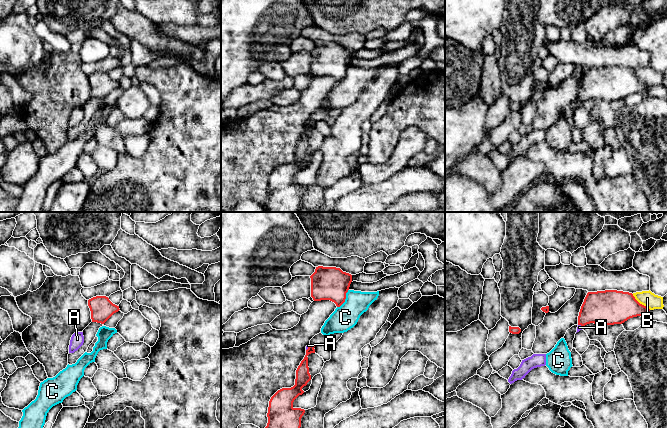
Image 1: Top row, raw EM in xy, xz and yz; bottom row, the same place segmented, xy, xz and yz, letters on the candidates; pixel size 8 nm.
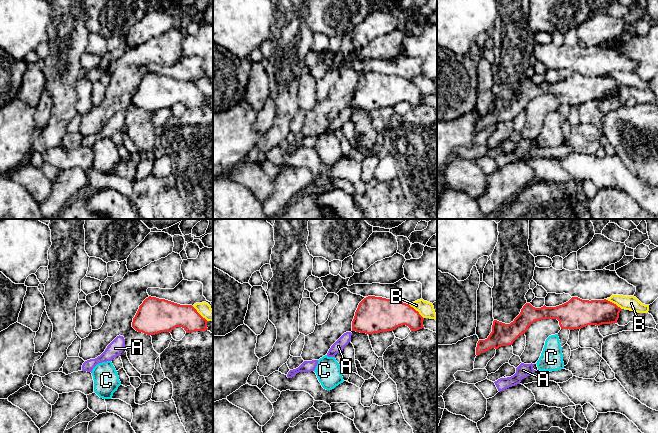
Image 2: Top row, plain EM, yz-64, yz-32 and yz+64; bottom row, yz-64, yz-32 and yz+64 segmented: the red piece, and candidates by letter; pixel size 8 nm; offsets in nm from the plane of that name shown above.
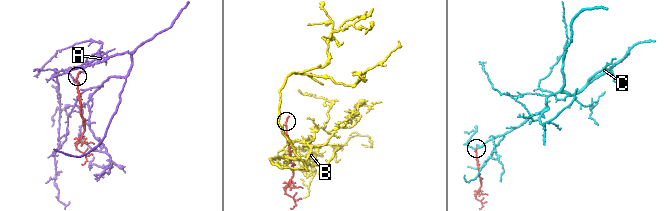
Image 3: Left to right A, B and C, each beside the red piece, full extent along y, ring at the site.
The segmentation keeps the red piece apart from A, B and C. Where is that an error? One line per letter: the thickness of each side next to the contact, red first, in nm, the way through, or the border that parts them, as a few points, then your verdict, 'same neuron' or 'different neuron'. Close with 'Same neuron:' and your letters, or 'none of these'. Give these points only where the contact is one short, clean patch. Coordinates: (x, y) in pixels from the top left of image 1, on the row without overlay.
A: calibres 120 and 20 nm; border xz (309, 121), (306, 126); different neuron
B: calibres 280 and 120 nm; different neuron
C: calibres 280 and 200 nm; border xz (348, 65), (345, 76), (337, 83); different neuron
Same neuron: none of these

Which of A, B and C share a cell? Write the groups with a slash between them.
A / B / C

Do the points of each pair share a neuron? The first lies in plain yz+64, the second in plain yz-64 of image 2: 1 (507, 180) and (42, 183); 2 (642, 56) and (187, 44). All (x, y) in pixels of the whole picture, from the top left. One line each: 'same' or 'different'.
1: different
2: same

